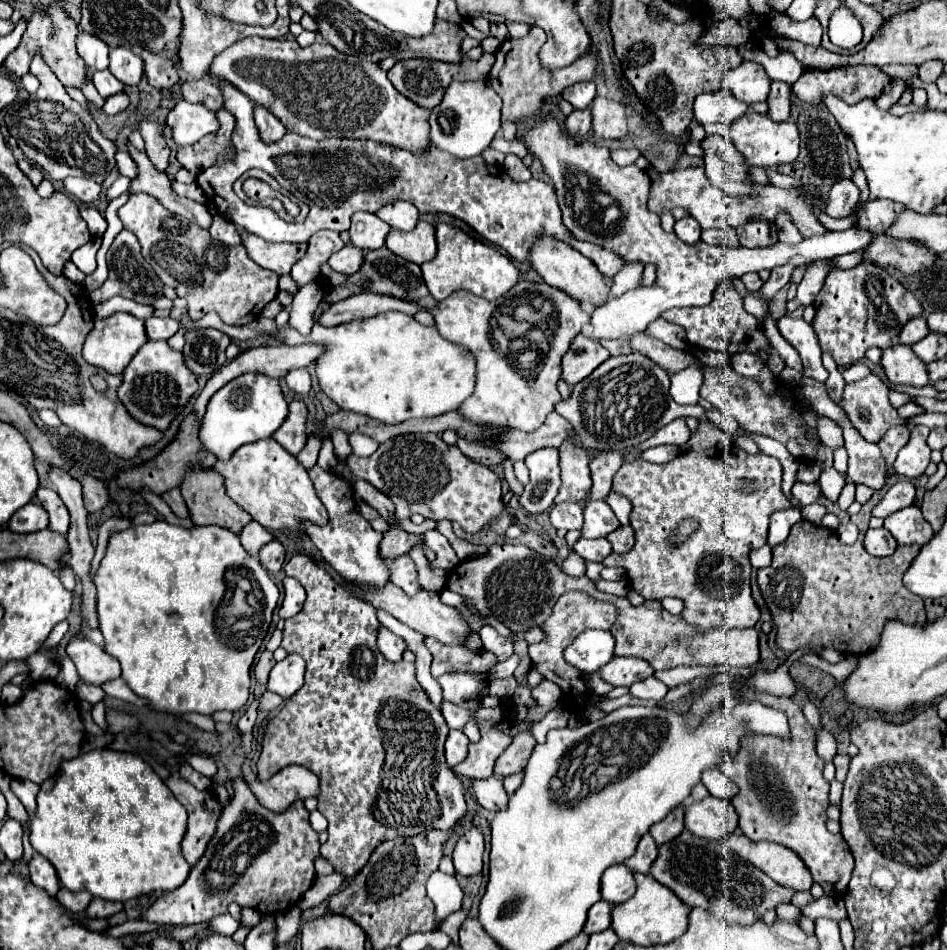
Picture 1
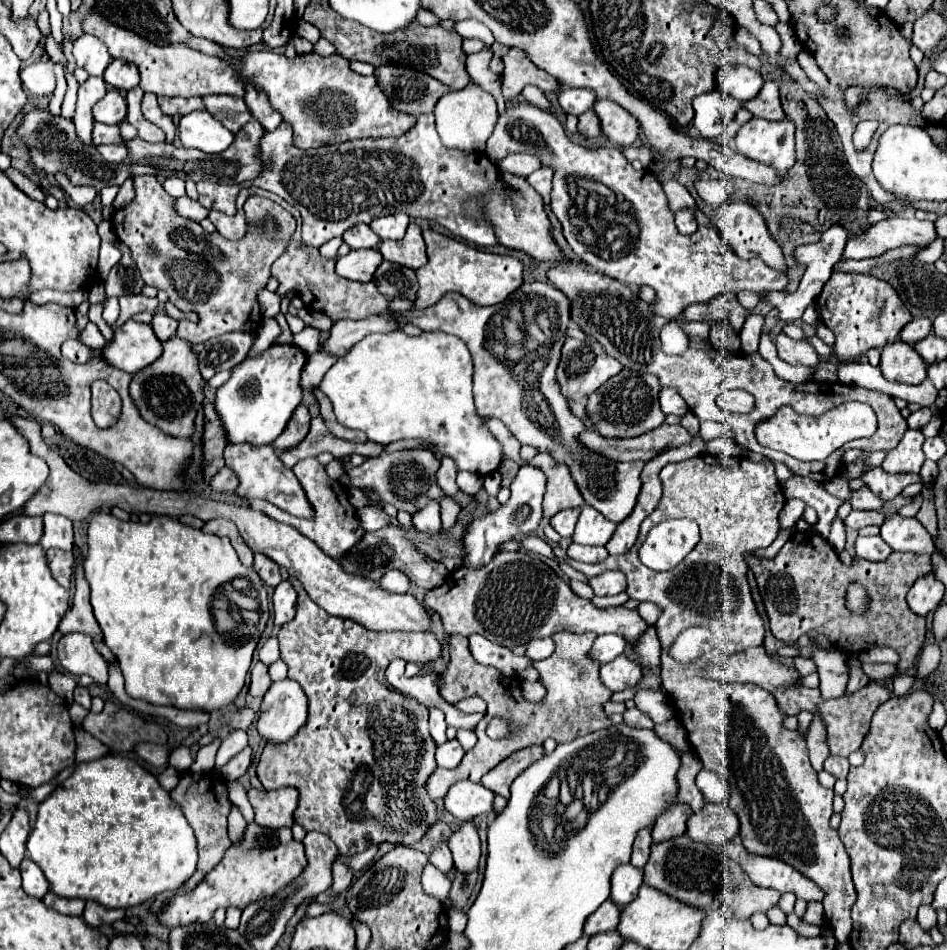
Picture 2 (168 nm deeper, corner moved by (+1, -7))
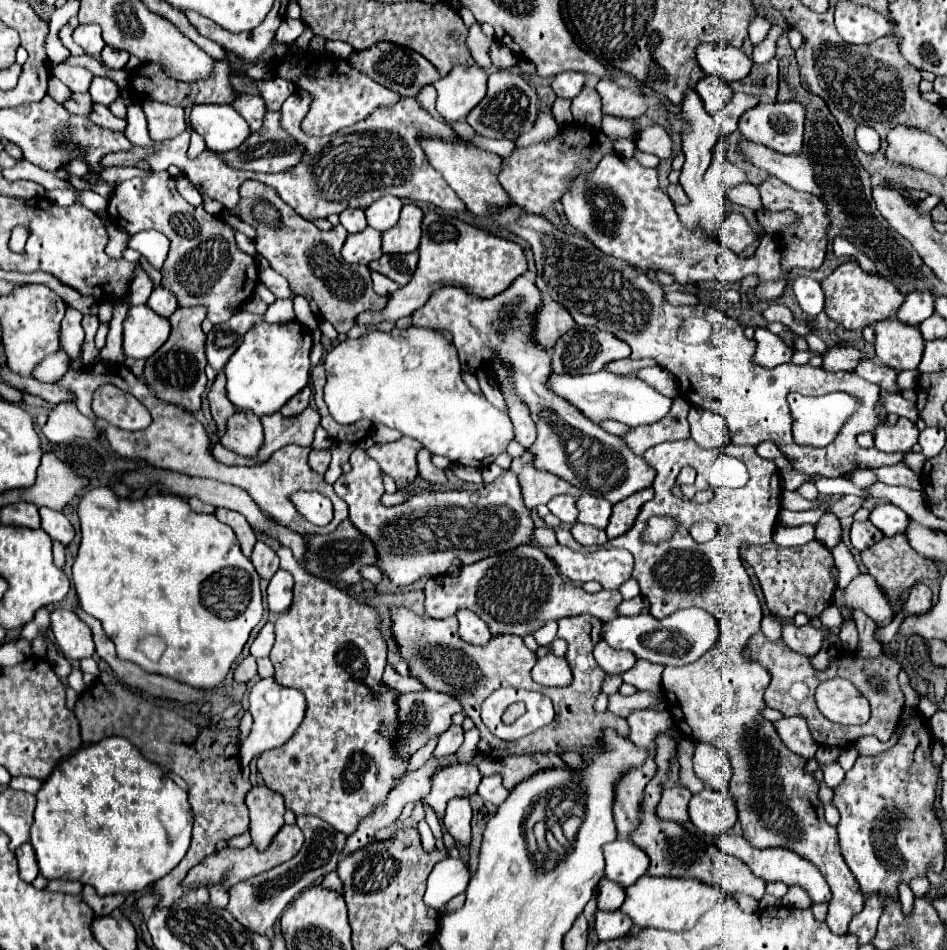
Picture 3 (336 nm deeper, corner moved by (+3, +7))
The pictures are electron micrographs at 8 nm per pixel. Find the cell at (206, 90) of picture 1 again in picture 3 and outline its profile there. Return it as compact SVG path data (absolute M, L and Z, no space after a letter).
M240 95L234 105L232 105L250 125L252 131L258 131L262 127L262 119L266 113L266 103L262 97L254 97L254 95Z

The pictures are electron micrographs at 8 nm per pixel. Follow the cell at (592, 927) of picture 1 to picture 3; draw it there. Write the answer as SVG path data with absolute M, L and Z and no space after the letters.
M604 877L598 885L598 909L602 911L616 911L624 903L624 889Z

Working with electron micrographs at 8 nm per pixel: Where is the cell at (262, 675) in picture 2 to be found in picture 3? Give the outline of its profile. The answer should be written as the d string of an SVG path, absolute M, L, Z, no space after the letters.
M248 655L246 659L242 659L242 663L236 667L234 671L234 681L238 683L248 683L256 677L256 659L252 655Z

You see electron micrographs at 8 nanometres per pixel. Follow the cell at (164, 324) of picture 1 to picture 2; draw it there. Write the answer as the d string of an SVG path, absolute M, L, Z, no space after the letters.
M154 313L154 319L152 319L152 329L154 329L154 333L156 333L156 337L164 343L164 341L168 341L170 337L174 337L174 333L176 333L176 327L178 327L178 321L174 321L172 317L168 317L168 315L160 315L160 313Z

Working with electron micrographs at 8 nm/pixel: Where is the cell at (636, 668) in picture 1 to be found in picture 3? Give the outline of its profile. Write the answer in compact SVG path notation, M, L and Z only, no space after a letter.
M604 639L594 647L594 659L598 661L598 665L610 673L610 675L618 675L628 671L630 667L634 667L636 663L636 655L628 653L628 651L616 651L612 649Z

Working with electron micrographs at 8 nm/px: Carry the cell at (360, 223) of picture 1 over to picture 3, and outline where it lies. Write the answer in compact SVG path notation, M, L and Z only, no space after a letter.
M346 209L340 213L340 223L346 227L348 233L358 233L362 229L366 229L366 217L362 209Z

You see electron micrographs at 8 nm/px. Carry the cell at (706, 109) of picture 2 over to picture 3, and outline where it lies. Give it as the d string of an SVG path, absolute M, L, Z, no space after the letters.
M714 75L702 77L696 85L696 91L710 115L724 109L724 105L732 99L732 89L728 87L728 83L724 83L720 77L714 77Z

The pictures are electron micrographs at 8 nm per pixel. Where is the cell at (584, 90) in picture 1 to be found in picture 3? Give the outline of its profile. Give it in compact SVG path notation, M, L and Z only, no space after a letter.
M564 71L564 73L558 73L552 81L552 89L558 97L564 97L564 99L574 99L580 89L584 87L586 83L586 75L584 73L576 73L576 71Z

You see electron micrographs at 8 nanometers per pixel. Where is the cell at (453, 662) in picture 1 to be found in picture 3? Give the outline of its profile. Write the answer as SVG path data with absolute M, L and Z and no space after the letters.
M278 547L276 555L280 557L280 569L288 571L296 585L292 607L276 621L276 643L272 647L270 661L276 669L274 679L280 685L294 687L304 693L306 715L300 729L296 729L282 747L260 755L258 771L262 773L266 787L280 793L286 807L296 815L320 817L340 833L352 835L358 823L368 817L376 805L382 805L394 777L408 765L408 761L396 761L396 753L392 753L396 693L382 685L386 643L378 631L378 613L326 581L318 581L316 577L304 573L288 547Z

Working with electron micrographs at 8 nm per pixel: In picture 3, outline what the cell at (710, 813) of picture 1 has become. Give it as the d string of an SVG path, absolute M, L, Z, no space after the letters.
M700 791L690 801L690 821L706 835L726 833L738 821L734 797L728 791Z

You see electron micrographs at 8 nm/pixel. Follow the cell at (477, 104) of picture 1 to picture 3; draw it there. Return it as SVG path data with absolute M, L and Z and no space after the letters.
M456 65L446 77L440 77L434 87L438 91L436 111L446 121L464 121L464 117L482 101L486 93L486 71L478 65Z

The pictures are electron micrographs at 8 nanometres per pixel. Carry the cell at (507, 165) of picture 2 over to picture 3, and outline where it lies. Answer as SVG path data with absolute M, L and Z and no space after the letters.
M540 109L540 117L536 119L536 127L534 127L530 133L518 137L516 143L518 143L520 147L528 147L528 145L532 145L532 143L536 143L536 141L552 139L558 131L560 131L560 125L554 121L552 113Z

